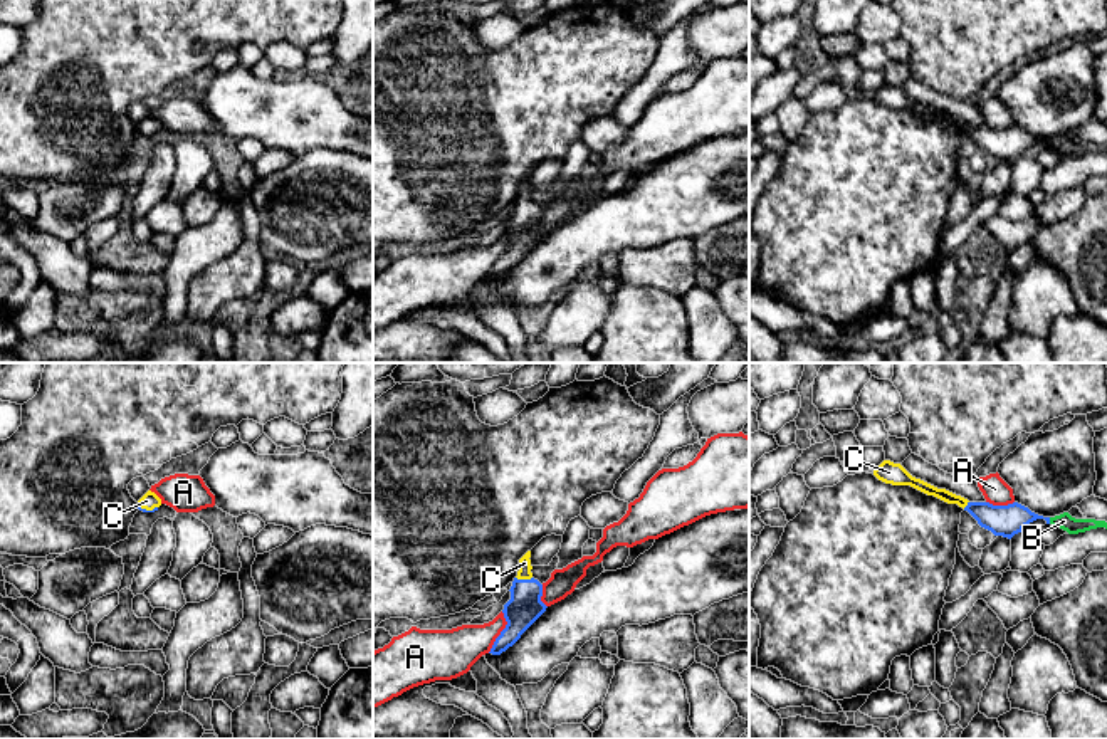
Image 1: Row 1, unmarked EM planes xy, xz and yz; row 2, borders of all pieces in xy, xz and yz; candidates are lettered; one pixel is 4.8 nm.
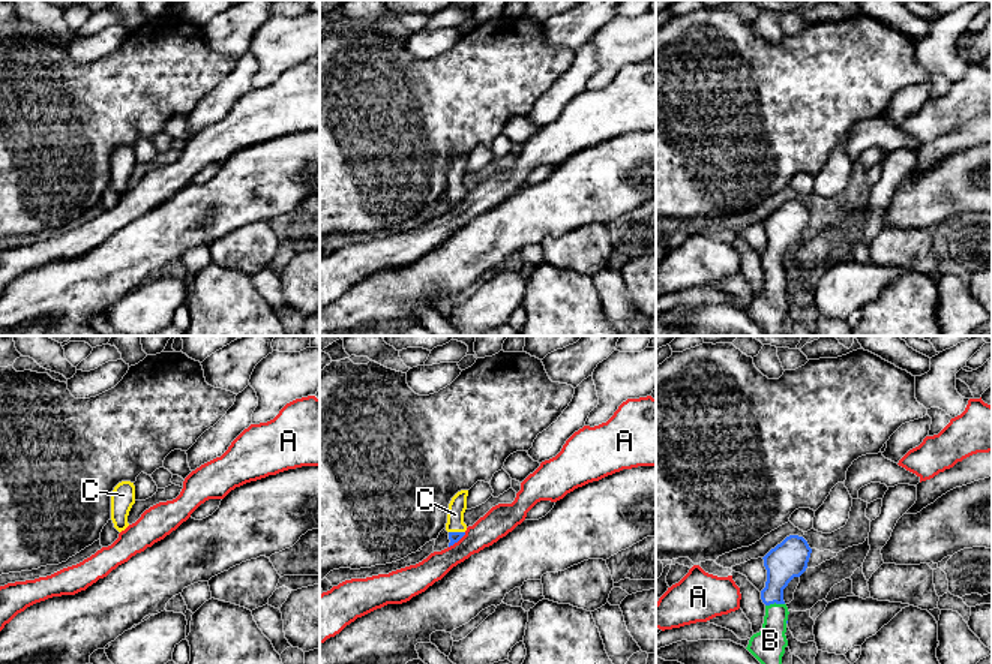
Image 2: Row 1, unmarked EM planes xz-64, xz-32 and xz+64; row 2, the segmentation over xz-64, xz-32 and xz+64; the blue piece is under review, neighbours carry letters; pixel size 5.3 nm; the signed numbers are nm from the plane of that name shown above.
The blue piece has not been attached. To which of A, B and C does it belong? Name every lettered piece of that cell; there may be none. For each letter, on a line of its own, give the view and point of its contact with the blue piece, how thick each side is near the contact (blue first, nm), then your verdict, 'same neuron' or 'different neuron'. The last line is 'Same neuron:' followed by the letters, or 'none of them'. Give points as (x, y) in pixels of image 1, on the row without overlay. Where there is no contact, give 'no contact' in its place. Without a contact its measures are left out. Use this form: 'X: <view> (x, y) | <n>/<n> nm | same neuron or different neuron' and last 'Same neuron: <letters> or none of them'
A: xz (501, 256) | 160/220 nm | different neuron
B: yz (1049, 145) | 150/80 nm | same neuron
C: xz (524, 204) | 160/60 nm | same neuron
Same neuron: B, C

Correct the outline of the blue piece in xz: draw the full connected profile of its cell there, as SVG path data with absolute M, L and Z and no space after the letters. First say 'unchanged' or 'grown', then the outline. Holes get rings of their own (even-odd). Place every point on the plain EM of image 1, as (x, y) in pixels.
grown | M531 175L519 183L519 195L511 210L511 223L504 228L506 252L496 262L489 277L501 279L546 235L541 225L543 208L533 202Z

